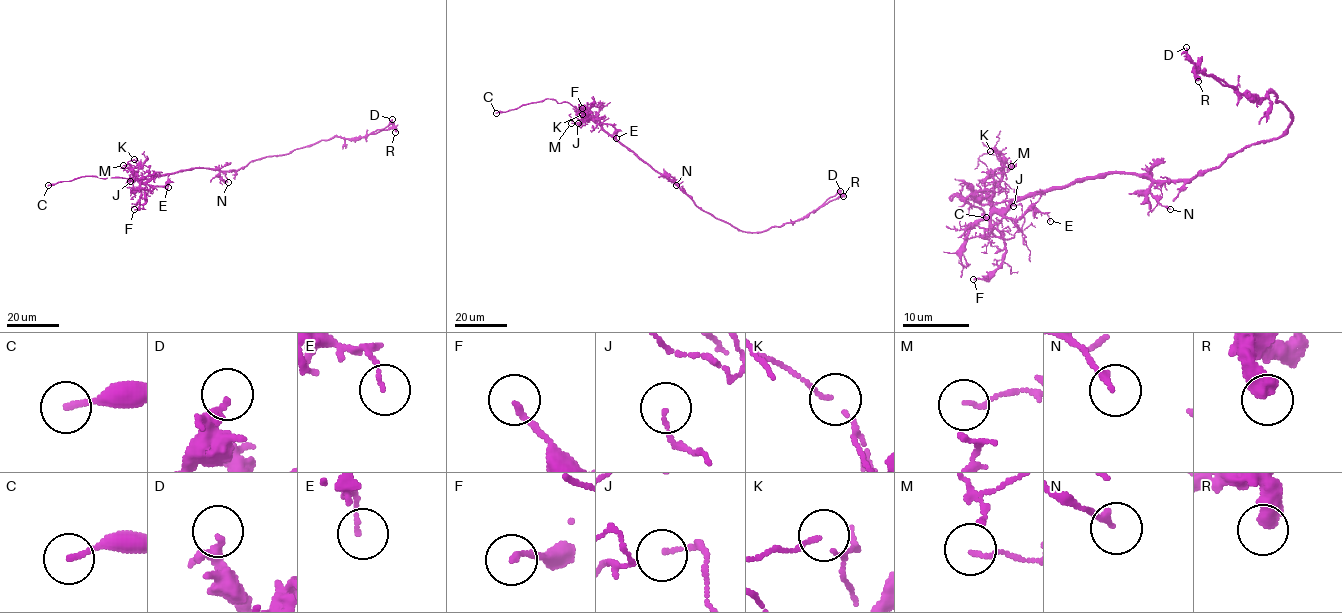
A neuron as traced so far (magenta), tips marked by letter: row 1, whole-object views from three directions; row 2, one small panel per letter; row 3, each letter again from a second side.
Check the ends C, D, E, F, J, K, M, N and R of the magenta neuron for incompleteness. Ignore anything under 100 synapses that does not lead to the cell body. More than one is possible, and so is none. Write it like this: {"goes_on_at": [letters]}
{"goes_on_at": ["C"]}

